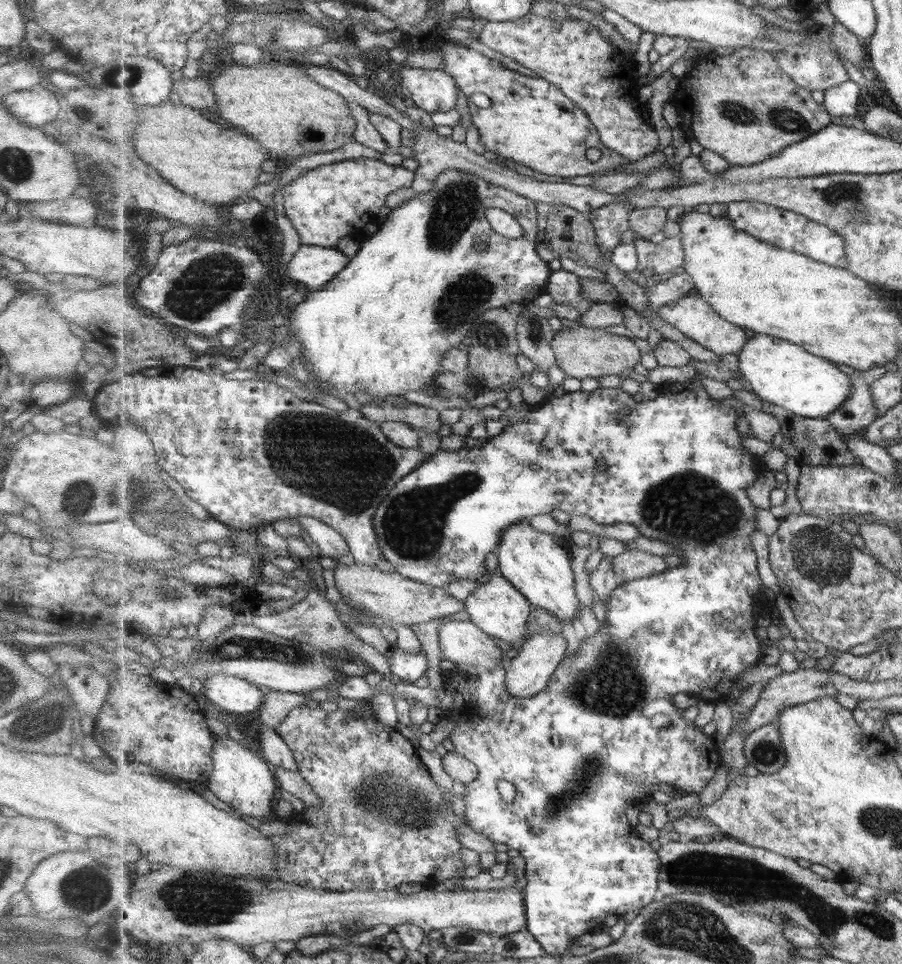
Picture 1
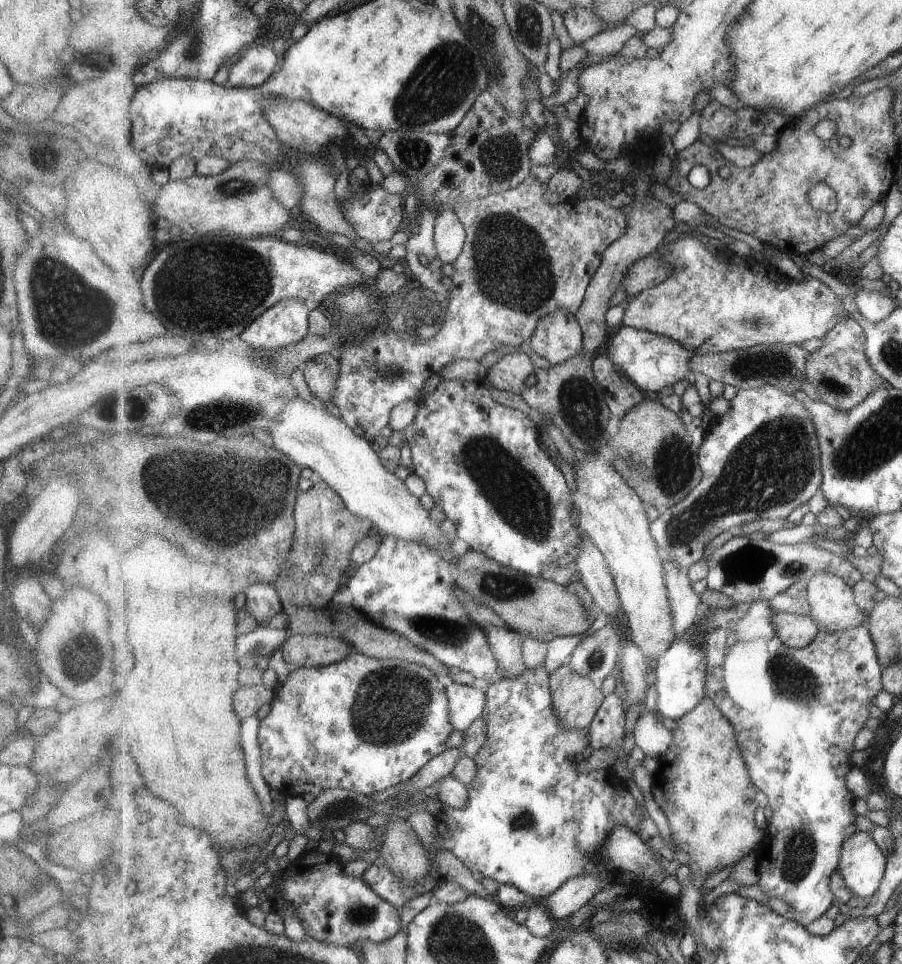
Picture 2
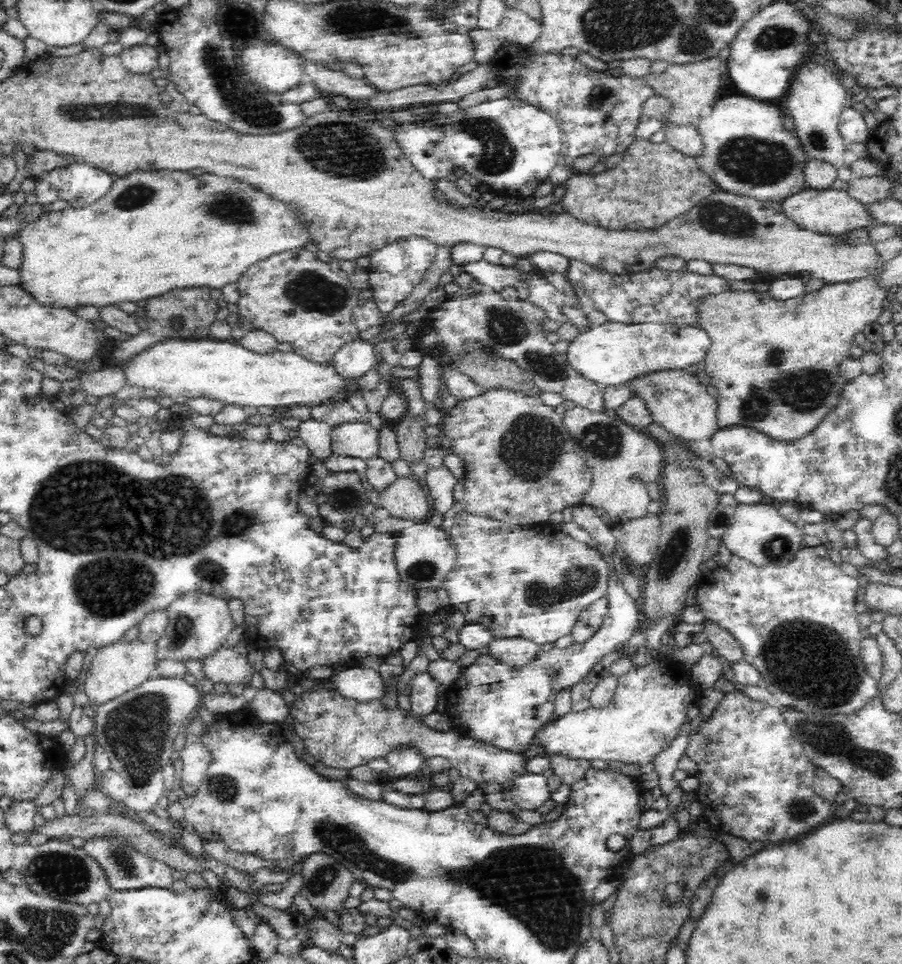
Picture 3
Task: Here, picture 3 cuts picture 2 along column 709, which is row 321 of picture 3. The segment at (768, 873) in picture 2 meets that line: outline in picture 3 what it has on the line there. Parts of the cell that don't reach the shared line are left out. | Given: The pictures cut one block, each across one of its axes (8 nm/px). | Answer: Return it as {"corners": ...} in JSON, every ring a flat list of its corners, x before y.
{"corners":[[581,260,570,261,565,278,574,288,576,297,586,310,596,308,607,316,607,321,626,325,674,323,699,326,698,311,694,310,692,301,698,296,722,292,730,287,730,282,721,276,704,276,690,272,686,268,670,272,653,267,642,272,614,274]]}

